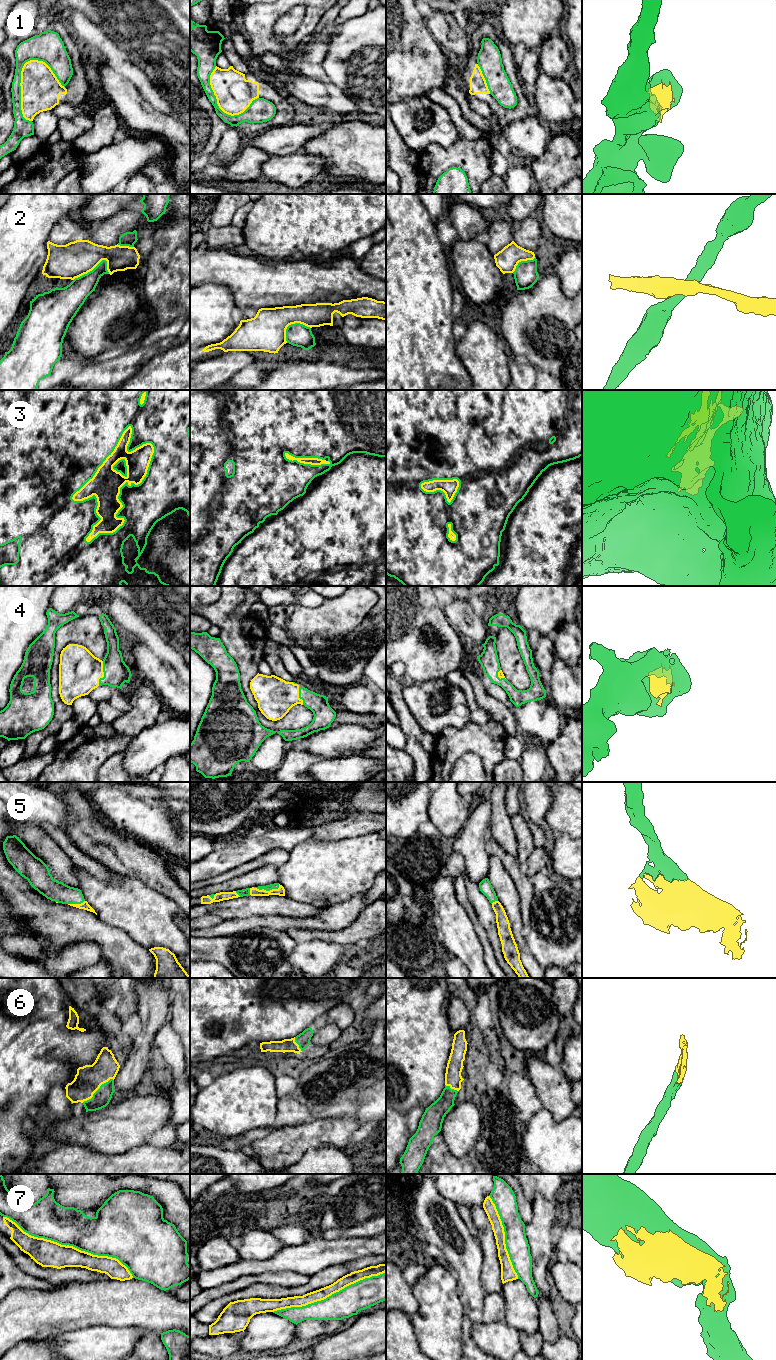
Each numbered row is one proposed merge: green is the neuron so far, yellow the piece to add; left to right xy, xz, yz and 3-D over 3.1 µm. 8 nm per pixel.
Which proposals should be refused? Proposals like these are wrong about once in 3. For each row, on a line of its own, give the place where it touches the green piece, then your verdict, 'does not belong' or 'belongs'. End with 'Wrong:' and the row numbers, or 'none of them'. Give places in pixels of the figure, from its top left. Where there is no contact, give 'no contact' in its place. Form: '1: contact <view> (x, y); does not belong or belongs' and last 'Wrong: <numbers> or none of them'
1: contact xy (20, 87); does not belong
2: contact xy (90, 271); does not belong
3: contact xy (72, 496); belongs
4: contact xy (104, 674); belongs
5: contact xz (267, 890); belongs
6: contact xy (97, 1090); belongs
7: contact xy (70, 1245); does not belong
Wrong: 1, 2, 7

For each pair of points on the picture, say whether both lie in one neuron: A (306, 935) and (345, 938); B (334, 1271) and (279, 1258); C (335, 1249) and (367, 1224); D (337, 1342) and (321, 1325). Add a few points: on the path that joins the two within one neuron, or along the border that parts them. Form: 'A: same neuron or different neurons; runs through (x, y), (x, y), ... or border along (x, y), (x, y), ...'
A: same neuron; runs through (316, 935), (335, 936)
B: different neurons; border along (346, 1262), (329, 1265), (310, 1277)
C: different neurons; border along (374, 1235), (340, 1237)
D: different neurons; border along (337, 1332), (324, 1337)

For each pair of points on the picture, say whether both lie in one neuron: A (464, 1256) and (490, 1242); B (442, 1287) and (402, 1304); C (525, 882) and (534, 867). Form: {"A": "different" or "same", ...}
{"A": "different", "B": "different", "C": "different"}

